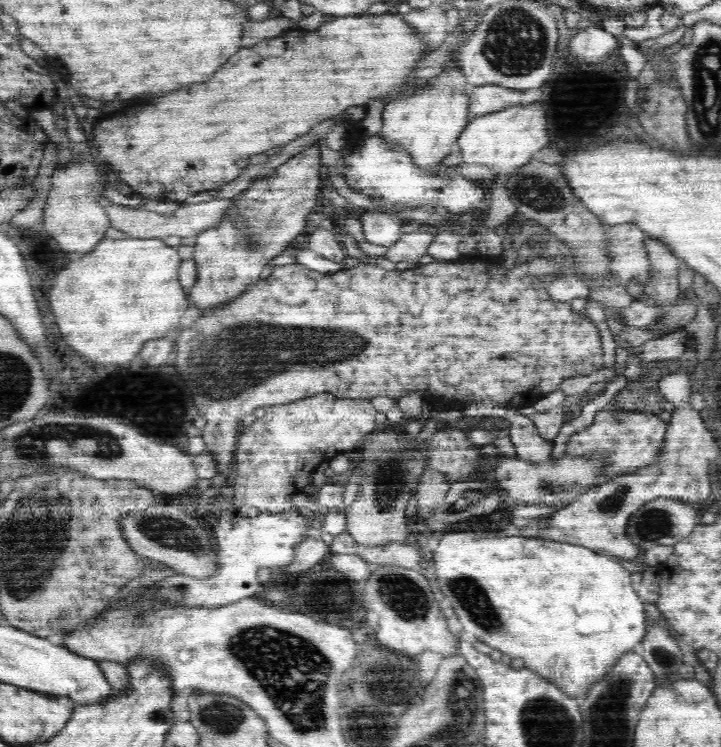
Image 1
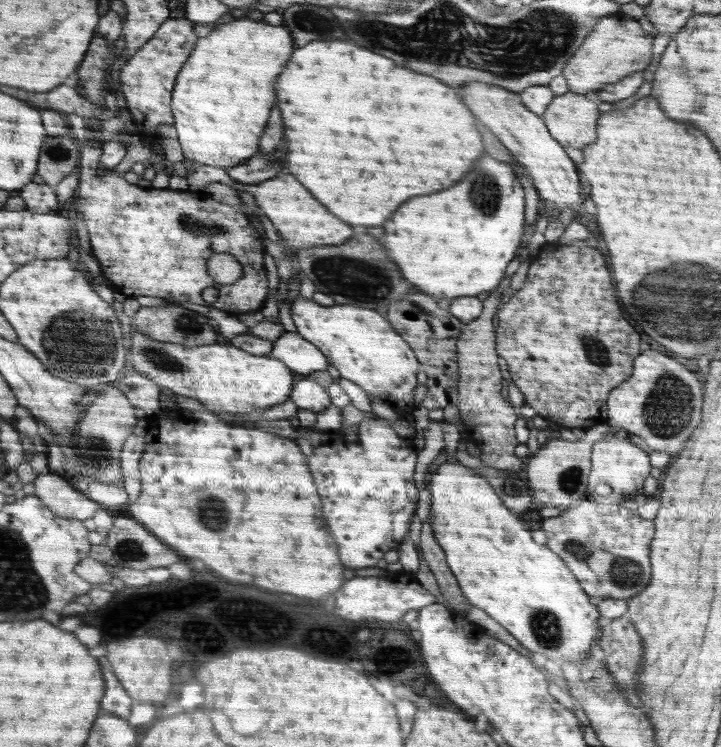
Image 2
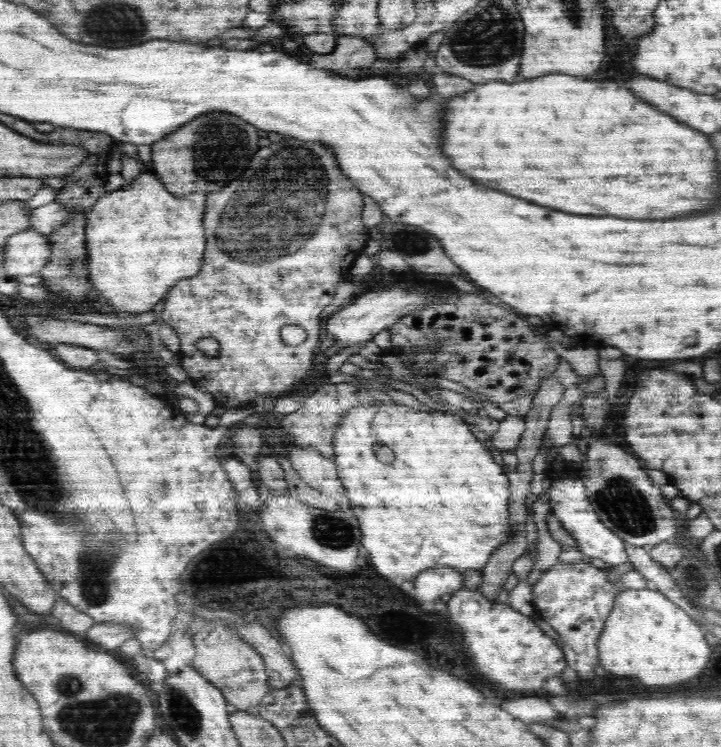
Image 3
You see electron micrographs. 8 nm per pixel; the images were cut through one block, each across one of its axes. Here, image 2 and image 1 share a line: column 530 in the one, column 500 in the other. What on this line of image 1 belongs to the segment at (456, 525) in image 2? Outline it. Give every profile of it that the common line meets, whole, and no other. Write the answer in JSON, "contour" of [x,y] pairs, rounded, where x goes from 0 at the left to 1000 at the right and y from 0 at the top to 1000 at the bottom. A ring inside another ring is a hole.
{"contour":[[[616,712],[616,720],[610,723],[607,734],[602,736],[602,760],[605,760],[602,763],[605,779],[607,779],[607,786],[614,795],[612,806],[630,815],[644,846],[657,849],[663,858],[699,873],[713,886],[723,889],[732,886],[732,892],[743,892],[743,897],[755,897],[755,902],[760,902],[760,908],[766,908],[766,913],[777,913],[777,918],[782,918],[782,924],[791,924],[785,928],[792,934],[811,933],[810,918],[816,918],[816,913],[821,913],[821,908],[827,908],[827,902],[838,902],[838,894],[846,897],[850,886],[863,874],[871,873],[871,870],[885,870],[906,831],[896,825],[893,807],[877,787],[875,767],[863,759],[861,751],[846,743],[799,731],[799,728],[796,731],[793,728],[771,728],[767,723],[760,726],[755,722],[718,720],[718,718],[671,720],[671,718],[660,718],[660,712],[627,712],[627,715]]]}

